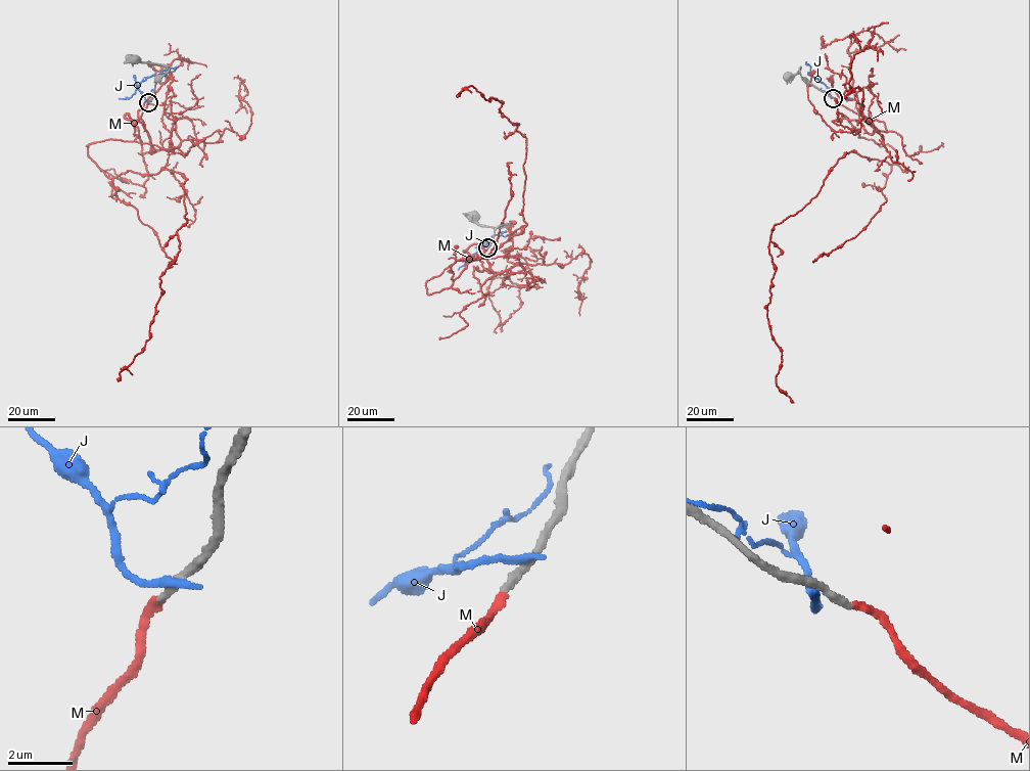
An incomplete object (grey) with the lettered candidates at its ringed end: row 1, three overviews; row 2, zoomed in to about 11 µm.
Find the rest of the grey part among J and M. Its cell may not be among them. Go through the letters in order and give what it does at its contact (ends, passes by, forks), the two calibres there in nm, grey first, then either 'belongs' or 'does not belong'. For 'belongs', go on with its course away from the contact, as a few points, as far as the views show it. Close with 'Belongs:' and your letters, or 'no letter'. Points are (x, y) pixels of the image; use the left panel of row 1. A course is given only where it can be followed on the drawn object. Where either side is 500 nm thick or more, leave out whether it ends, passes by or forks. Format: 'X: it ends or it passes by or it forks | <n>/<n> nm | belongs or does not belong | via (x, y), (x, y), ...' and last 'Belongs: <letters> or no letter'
J: it ends | 240/280 nm | does not belong
M: it ends | 240/240 nm | belongs | via (148, 102), (153, 151), (127, 114), (134, 141), (87, 146), (111, 178), (187, 179), (149, 338), (118, 381)
Belongs: M

